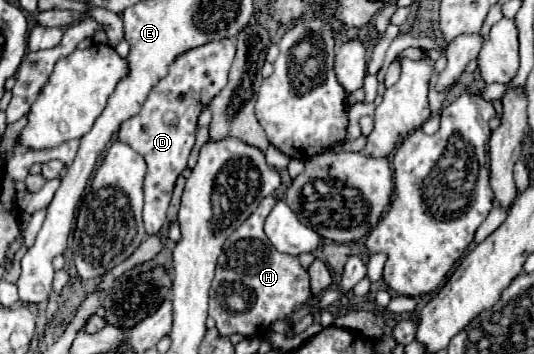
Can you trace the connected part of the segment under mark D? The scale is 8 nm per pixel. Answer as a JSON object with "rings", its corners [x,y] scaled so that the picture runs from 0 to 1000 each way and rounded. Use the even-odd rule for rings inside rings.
{"rings":[[[399,113],[380,130],[358,136],[331,158],[309,220],[301,220],[279,260],[268,305],[234,339],[223,362],[219,390],[260,429],[275,458],[275,492],[268,514],[272,582],[268,633],[272,661],[294,661],[313,627],[313,588],[331,497],[346,480],[354,429],[365,407],[365,362],[376,311],[384,305],[380,271],[406,271],[425,237],[425,203],[440,158],[440,124],[433,113]]]}

